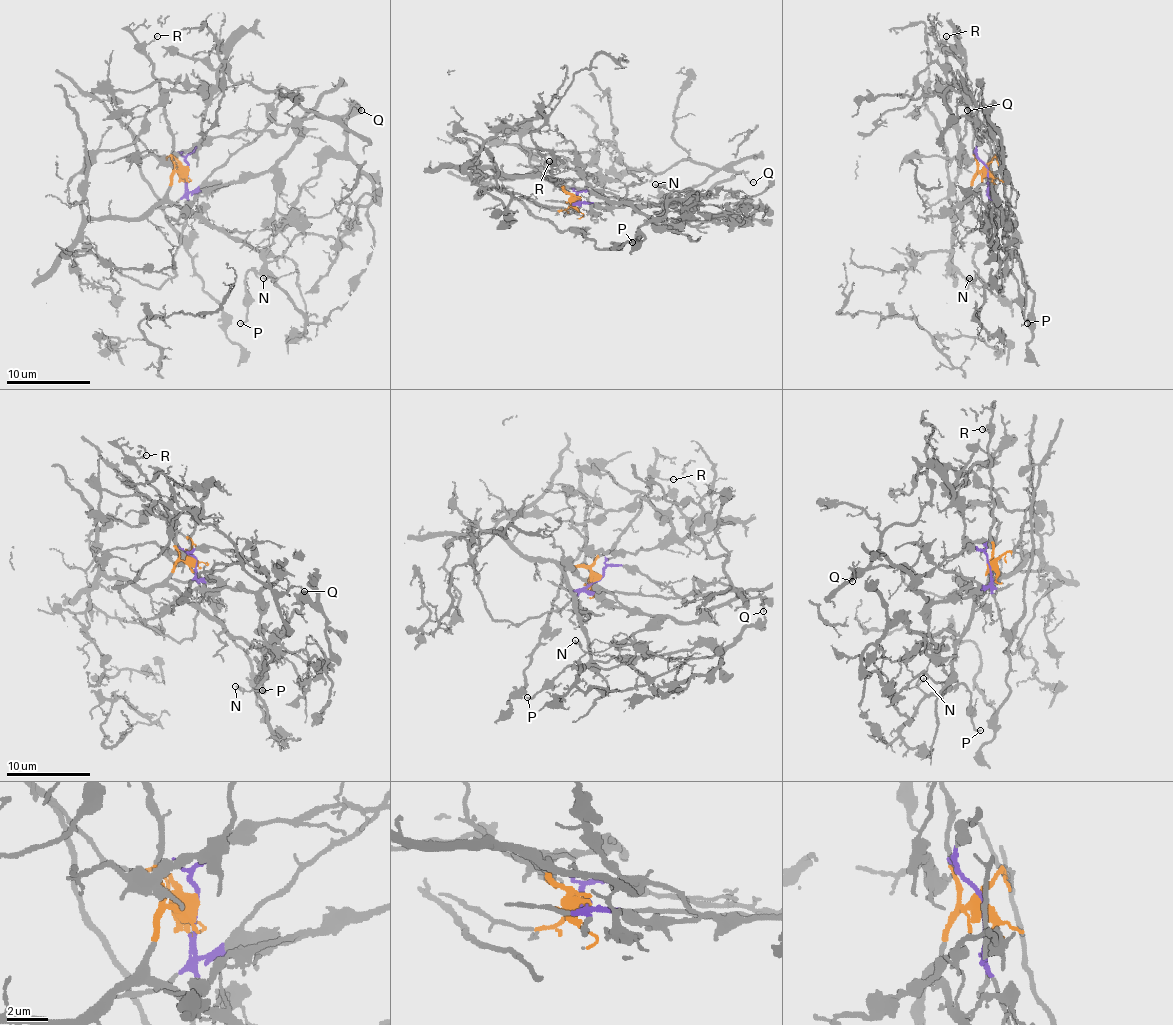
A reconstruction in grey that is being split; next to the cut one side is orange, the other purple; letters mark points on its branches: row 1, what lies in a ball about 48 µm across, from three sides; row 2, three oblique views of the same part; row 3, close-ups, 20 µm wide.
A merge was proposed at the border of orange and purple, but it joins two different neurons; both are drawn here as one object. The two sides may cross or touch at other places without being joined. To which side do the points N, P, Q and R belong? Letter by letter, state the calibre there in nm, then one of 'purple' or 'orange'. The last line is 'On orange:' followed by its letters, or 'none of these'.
N: 140 nm thick; orange
P: 110 nm thick; orange
Q: 110 nm thick; purple
R: 110 nm thick; orange
On orange: N, P, R

